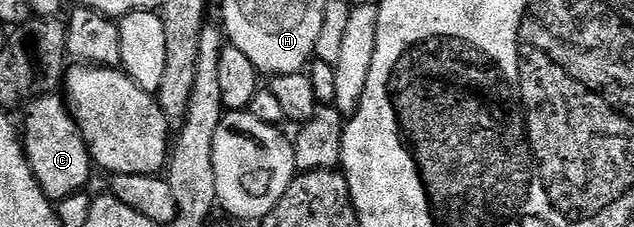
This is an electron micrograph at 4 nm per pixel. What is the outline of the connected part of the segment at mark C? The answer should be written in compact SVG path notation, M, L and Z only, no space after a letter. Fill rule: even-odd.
M60 94L40 95L24 108L23 150L39 189L50 201L80 195L89 183L95 164L81 136L81 130L70 114L66 100Z

